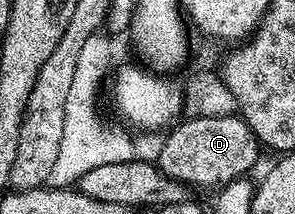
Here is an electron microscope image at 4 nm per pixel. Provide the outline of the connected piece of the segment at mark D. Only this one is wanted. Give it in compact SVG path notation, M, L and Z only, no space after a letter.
M237 114L185 118L174 123L164 136L165 140L160 141L161 149L155 161L157 167L165 176L193 190L220 189L233 180L242 179L257 164L259 145L253 137L253 131Z

